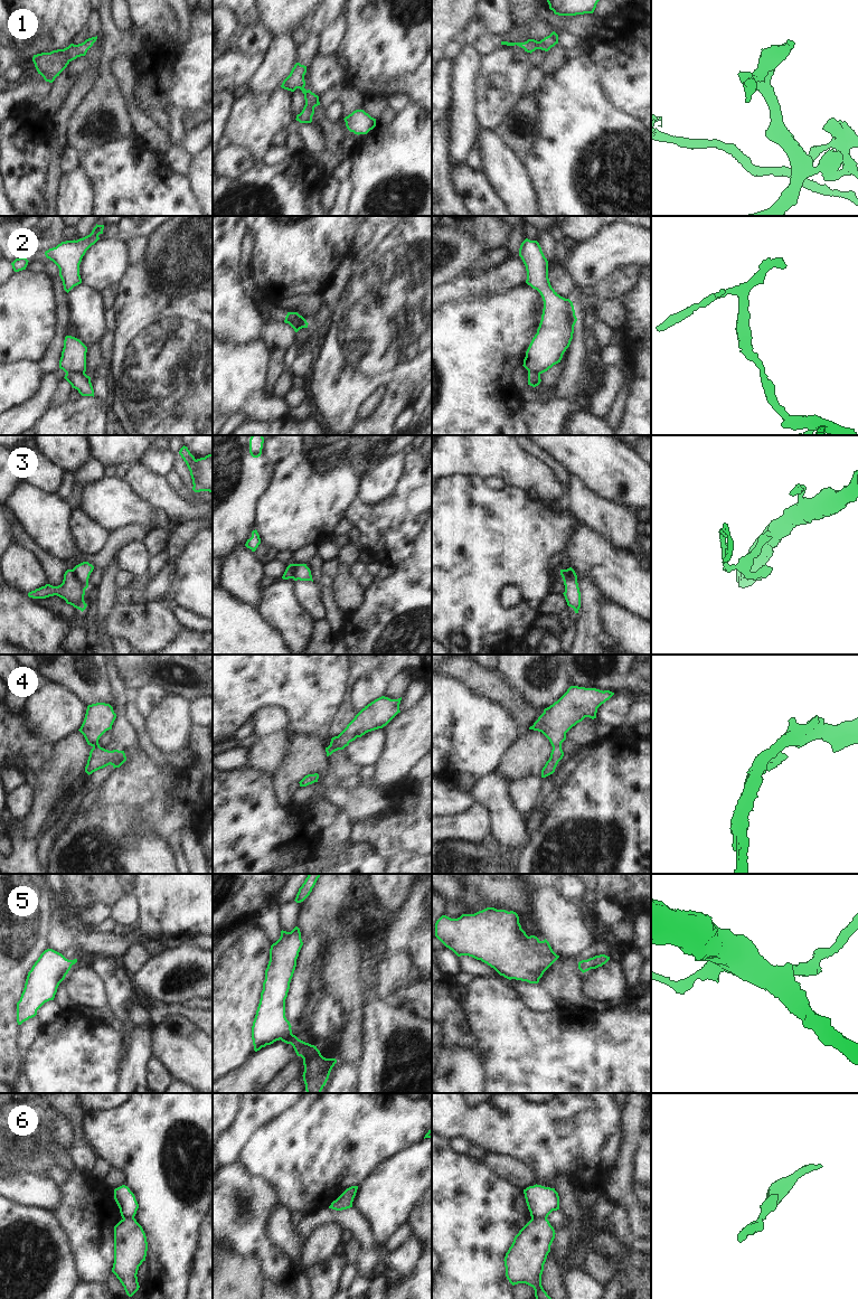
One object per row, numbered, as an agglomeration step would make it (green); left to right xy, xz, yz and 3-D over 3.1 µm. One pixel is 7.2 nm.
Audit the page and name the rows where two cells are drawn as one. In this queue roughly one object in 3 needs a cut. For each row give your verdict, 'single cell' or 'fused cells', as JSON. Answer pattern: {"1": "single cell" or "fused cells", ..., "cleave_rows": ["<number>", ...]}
{"1": "single cell", "2": "fused cells", "3": "fused cells", "4": "single cell", "5": "single cell", "6": "fused cells", "cleave_rows": ["2", "3", "6"]}

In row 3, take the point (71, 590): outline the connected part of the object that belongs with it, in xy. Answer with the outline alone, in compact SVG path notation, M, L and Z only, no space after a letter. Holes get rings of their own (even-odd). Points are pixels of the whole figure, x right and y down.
M67 570L65 572L64 580L60 585L53 586L50 584L46 584L45 586L41 586L28 593L28 596L32 599L46 599L54 595L64 599L67 604L73 605L82 612L87 606L84 601L85 590L76 578L73 570Z

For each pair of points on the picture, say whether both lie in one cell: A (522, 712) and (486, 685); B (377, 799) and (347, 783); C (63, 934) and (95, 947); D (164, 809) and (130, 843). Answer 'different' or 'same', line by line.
A: same
B: different
C: same
D: different

